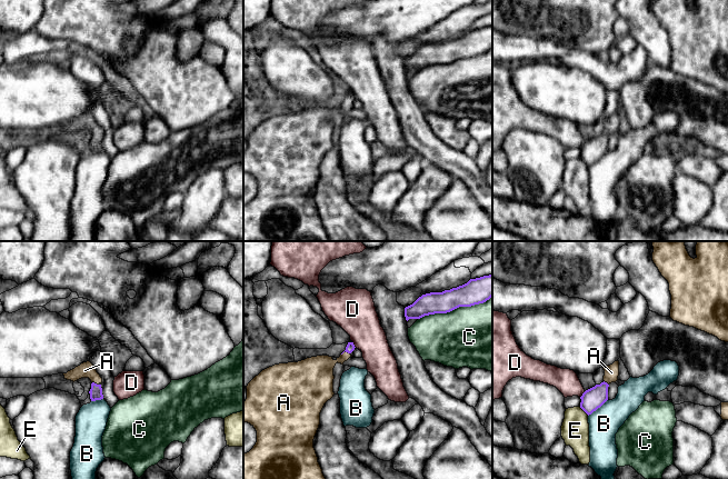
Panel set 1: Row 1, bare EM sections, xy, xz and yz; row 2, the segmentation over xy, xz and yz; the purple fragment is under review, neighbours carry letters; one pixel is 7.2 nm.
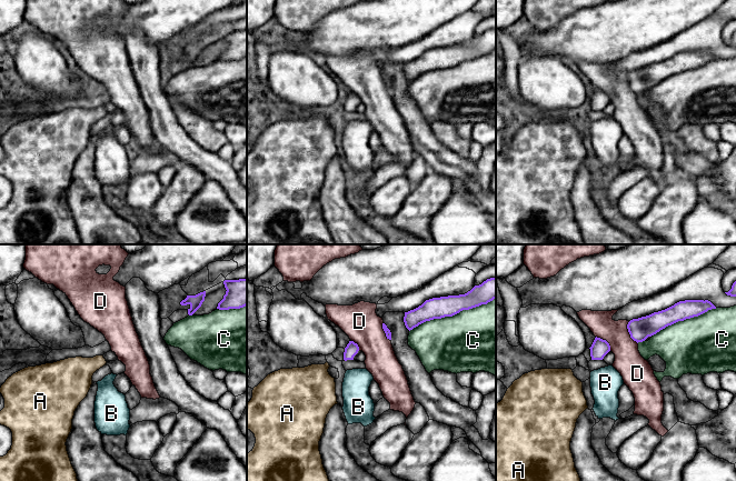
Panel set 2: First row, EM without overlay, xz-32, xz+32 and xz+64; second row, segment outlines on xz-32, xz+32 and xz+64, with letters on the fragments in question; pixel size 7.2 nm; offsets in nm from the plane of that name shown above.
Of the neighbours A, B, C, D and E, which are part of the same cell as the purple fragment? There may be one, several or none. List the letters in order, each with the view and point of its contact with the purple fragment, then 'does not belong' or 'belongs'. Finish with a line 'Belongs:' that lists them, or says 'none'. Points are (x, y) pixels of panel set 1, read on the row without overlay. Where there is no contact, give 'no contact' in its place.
A: contact xz (345, 101); belongs
B: contact yz (597, 159); does not belong
C: contact xz (455, 59); does not belong
D: contact xz (353, 96); does not belong
E: contact yz (584, 161); does not belong
Belongs: A

